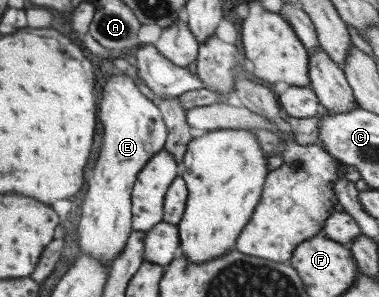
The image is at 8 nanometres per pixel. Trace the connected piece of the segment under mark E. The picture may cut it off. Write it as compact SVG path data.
M114 75L108 77L106 85L102 85L100 91L102 98L98 103L98 119L102 119L102 147L92 167L92 178L86 181L86 193L80 207L80 220L78 221L78 247L80 253L92 255L98 259L104 267L108 268L114 257L122 251L131 230L131 189L136 181L136 175L144 164L155 153L164 147L168 131L162 121L159 109L147 99L134 84L128 75Z

